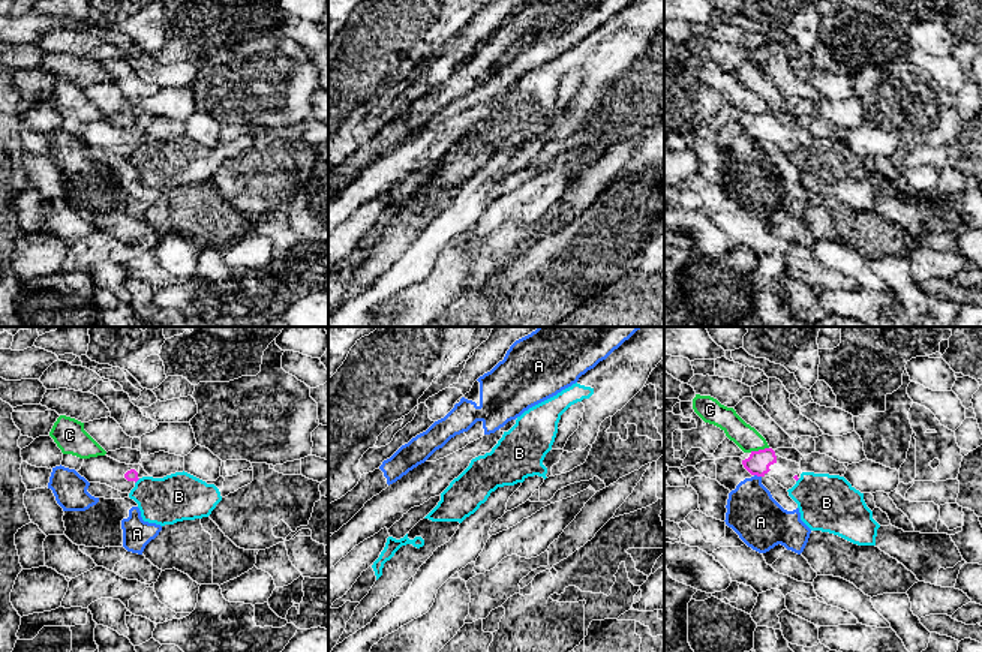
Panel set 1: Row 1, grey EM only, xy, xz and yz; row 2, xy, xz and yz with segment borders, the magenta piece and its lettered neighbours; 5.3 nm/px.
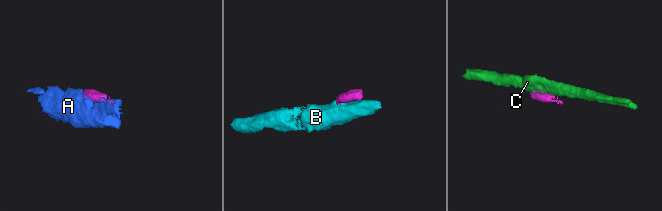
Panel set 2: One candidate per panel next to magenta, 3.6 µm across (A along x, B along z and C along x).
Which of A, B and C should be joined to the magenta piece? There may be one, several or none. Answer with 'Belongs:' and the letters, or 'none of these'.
Belongs: none of these

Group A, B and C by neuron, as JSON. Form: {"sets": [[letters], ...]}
{"sets": [["A"], ["B"], ["C"]]}

